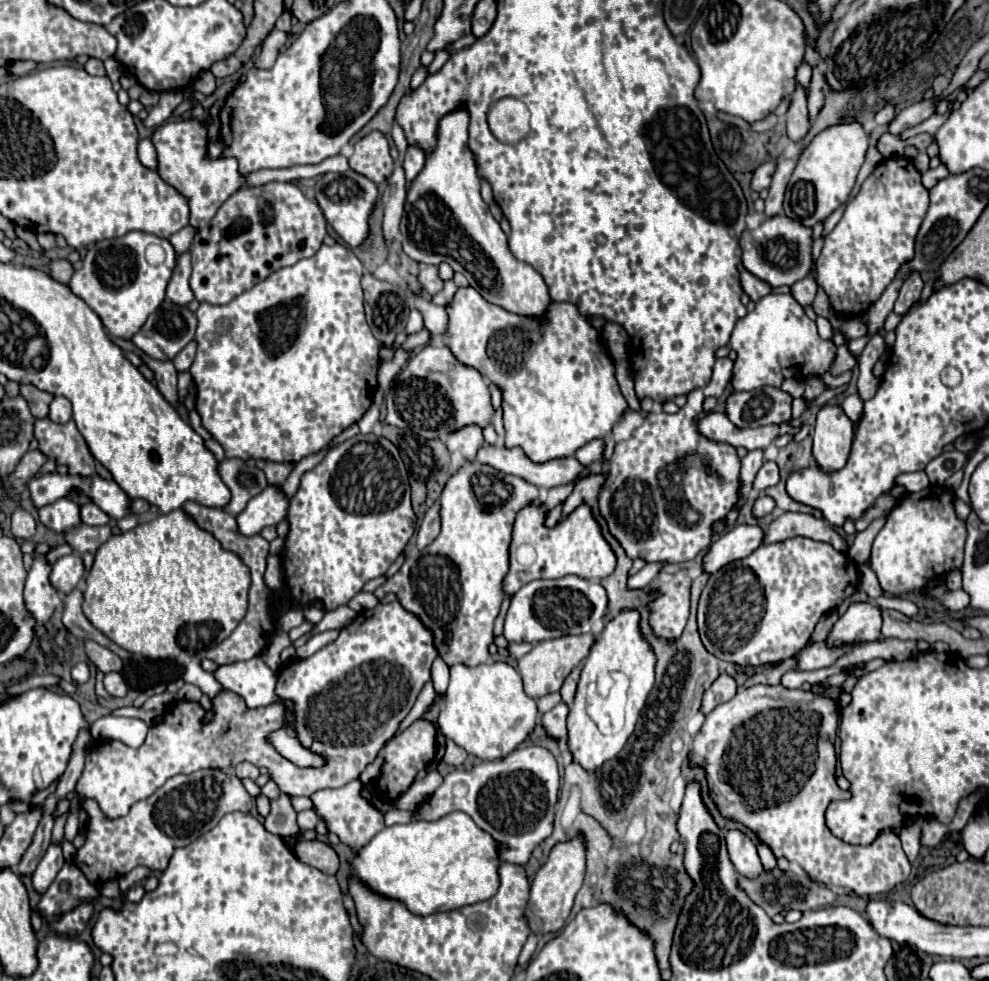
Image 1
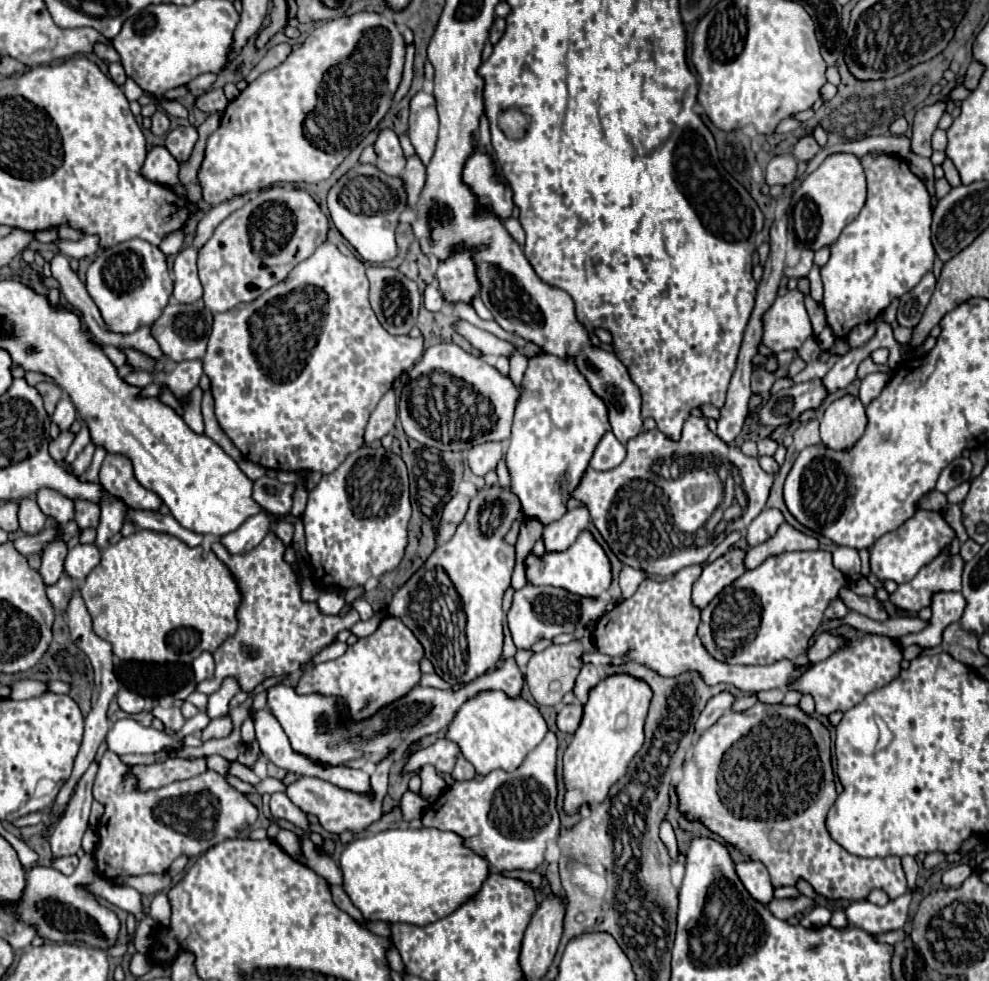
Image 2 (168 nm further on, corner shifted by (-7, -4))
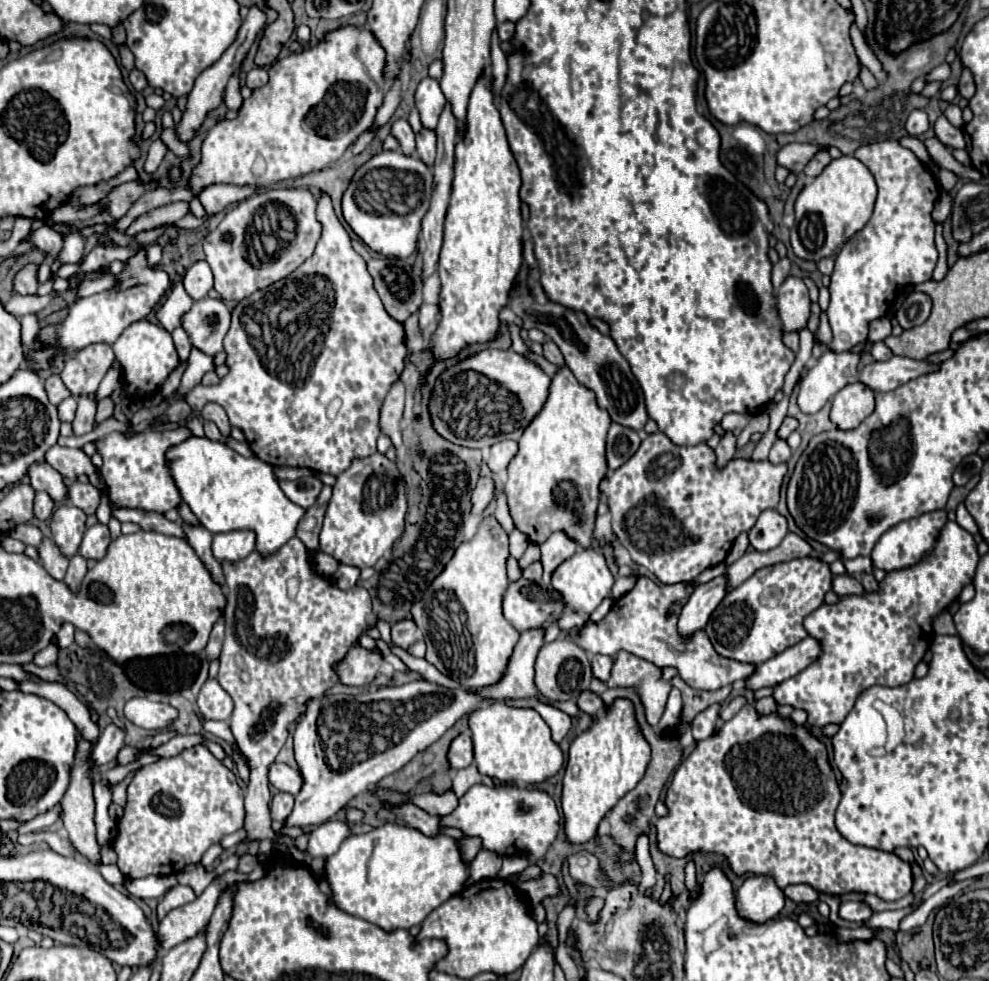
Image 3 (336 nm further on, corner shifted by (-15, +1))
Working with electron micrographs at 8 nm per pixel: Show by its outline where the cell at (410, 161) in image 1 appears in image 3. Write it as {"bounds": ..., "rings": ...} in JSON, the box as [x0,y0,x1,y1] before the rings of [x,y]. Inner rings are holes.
{"bounds":[415,76,446,130],"rings":[[[429,76],[423,78],[421,84],[417,86],[417,92],[415,92],[415,104],[417,104],[417,110],[421,114],[423,126],[433,130],[437,126],[439,114],[446,104],[445,94],[441,92],[439,80],[429,78]]]}

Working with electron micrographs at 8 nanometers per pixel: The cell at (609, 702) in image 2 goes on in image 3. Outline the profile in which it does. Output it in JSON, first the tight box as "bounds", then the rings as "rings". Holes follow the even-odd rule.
{"bounds":[561,700,651,842],"rings":[[[615,700],[605,718],[595,720],[595,724],[577,736],[569,748],[561,794],[561,808],[565,816],[563,828],[567,842],[589,842],[597,834],[603,816],[643,778],[649,760],[651,748],[637,728],[633,704],[629,700]]]}

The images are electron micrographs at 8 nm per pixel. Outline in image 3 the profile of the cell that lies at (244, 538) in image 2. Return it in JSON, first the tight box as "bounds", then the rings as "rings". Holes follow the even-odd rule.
{"bounds":[211,530,255,562],"rings":[[[249,530],[213,534],[211,548],[213,548],[213,556],[219,562],[223,562],[223,560],[237,562],[255,550],[255,534]]]}

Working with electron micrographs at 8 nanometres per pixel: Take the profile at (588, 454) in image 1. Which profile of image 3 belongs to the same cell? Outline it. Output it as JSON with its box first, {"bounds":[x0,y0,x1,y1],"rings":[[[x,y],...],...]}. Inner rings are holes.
{"bounds":[607,422,641,470],"rings":[[[613,422],[609,428],[609,436],[607,436],[609,470],[617,470],[619,466],[623,466],[637,452],[639,444],[641,444],[641,436],[635,430]]]}

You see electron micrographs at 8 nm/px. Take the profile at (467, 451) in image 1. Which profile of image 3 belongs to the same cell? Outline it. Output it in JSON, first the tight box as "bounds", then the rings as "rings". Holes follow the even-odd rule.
{"bounds":[487,440,517,474],"rings":[[[513,440],[499,442],[499,444],[491,446],[489,456],[487,456],[487,466],[491,468],[493,474],[499,474],[509,466],[509,462],[515,458],[515,454],[517,454],[517,442],[513,442]]]}

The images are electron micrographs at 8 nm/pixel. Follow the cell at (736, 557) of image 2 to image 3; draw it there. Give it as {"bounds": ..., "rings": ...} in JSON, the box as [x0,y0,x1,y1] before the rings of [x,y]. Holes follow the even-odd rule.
{"bounds":[677,576,725,640],"rings":[[[725,576],[715,578],[715,582],[707,582],[703,586],[697,586],[685,606],[681,608],[677,630],[683,640],[689,640],[695,632],[705,630],[705,624],[711,616],[711,612],[719,606],[719,602],[725,598]]]}

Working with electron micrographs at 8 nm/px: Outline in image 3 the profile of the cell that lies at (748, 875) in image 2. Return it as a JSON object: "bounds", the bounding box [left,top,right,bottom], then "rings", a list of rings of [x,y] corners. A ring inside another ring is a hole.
{"bounds":[735,876,785,924],"rings":[[[749,876],[735,894],[735,906],[743,920],[763,924],[775,918],[785,904],[783,890],[775,886],[773,878]]]}

